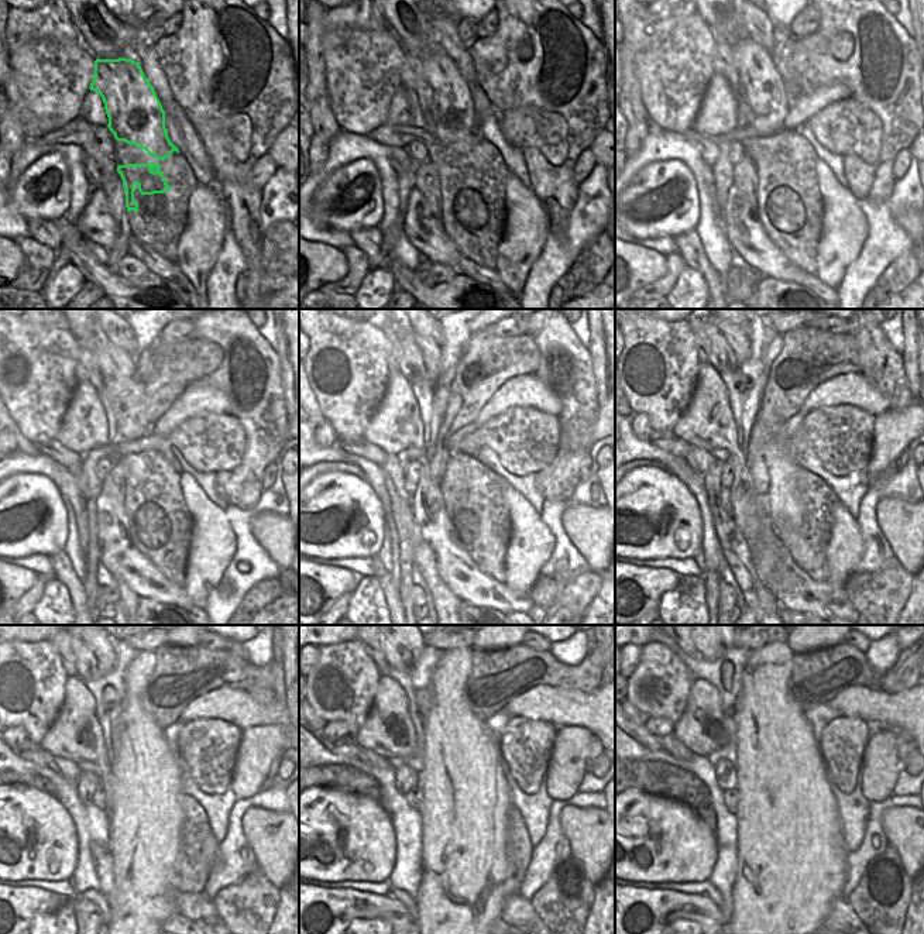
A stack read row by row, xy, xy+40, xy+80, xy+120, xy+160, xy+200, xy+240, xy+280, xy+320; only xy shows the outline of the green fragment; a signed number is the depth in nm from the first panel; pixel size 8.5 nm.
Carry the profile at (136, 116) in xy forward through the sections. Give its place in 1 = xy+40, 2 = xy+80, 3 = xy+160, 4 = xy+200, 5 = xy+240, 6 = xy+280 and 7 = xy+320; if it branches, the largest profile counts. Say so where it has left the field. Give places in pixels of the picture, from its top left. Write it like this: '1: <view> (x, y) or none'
1: xy+40 (446, 103)
2: xy+80 (749, 69)
3: xy+160 (418, 357)
4: xy+200 (730, 346)
5: xy+240 (95, 656)
6: xy+280 (399, 653)
7: xy+320 (710, 653)

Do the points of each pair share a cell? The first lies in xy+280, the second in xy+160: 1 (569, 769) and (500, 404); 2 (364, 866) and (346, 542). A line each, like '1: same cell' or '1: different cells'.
1: same cell
2: same cell

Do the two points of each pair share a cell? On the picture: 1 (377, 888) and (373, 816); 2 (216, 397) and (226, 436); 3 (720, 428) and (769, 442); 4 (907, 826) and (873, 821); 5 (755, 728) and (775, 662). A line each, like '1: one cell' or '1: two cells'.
1: two cells
2: two cells
3: two cells
4: two cells
5: one cell

